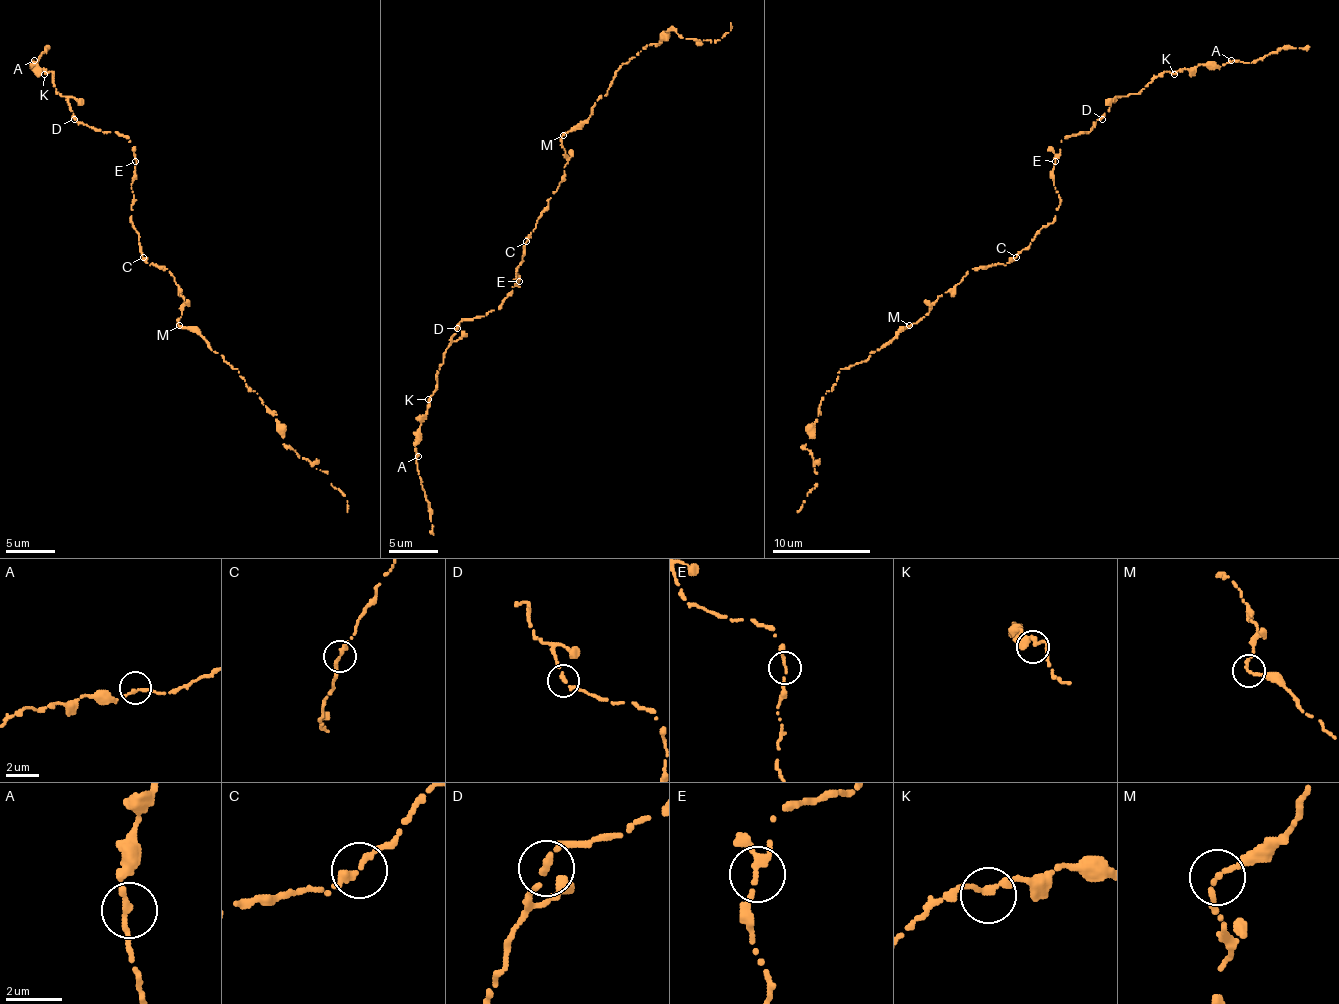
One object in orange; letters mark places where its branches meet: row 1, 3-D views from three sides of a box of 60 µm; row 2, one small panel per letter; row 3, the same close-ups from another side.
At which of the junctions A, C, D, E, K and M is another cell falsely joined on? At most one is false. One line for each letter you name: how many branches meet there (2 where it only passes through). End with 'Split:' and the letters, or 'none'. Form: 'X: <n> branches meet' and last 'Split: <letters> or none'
Split: none

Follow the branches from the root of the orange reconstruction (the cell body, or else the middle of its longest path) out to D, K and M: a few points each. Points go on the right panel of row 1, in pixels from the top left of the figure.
D: (1014, 257), (1055, 215), (1060, 198), (1053, 185), (1053, 163), (1060, 141), (1088, 131), (1102, 119)
K: (1014, 257), (1055, 215), (1060, 141), (1088, 131), (1120, 97), (1174, 74)
M: (1014, 257), (1004, 264), (974, 267), (939, 296), (927, 314), (910, 326)

